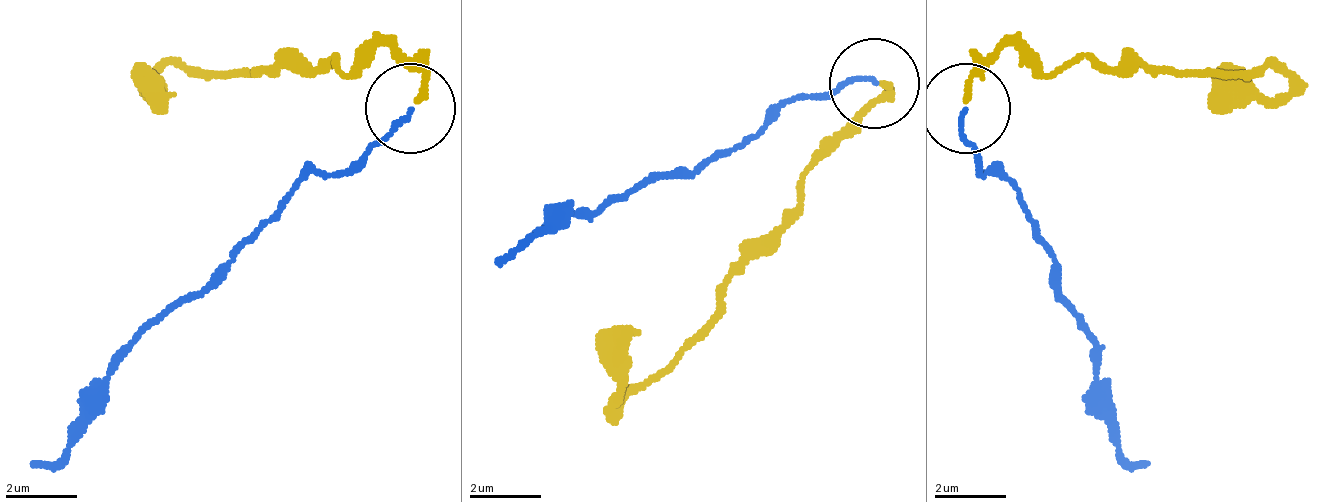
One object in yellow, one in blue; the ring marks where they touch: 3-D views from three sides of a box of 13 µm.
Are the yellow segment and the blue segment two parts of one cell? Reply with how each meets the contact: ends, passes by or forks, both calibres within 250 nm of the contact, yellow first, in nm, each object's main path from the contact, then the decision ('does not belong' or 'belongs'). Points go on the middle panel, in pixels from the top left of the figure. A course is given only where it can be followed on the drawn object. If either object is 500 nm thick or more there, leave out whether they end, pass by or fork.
yellow ends; blue ends; calibres 150 and 120 nm; course yellow (881, 81), (890, 90), (809, 171), (737, 270), (728, 306), (611, 405), (620, 369), (602, 333); course blue (872, 81), (809, 99), (773, 117), (692, 171), (647, 171), (593, 216), (566, 216), (494, 261); does not belong

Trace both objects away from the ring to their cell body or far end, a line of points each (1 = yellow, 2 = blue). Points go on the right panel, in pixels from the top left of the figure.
1: (963, 101), (1008, 47), (1053, 74), (1152, 65), (1188, 74), (1269, 65), (1287, 83), (1251, 101), (1215, 65)
2: (963, 110), (981, 173), (999, 173), (1053, 263), (1053, 299), (1098, 353), (1098, 416), (1143, 470)

